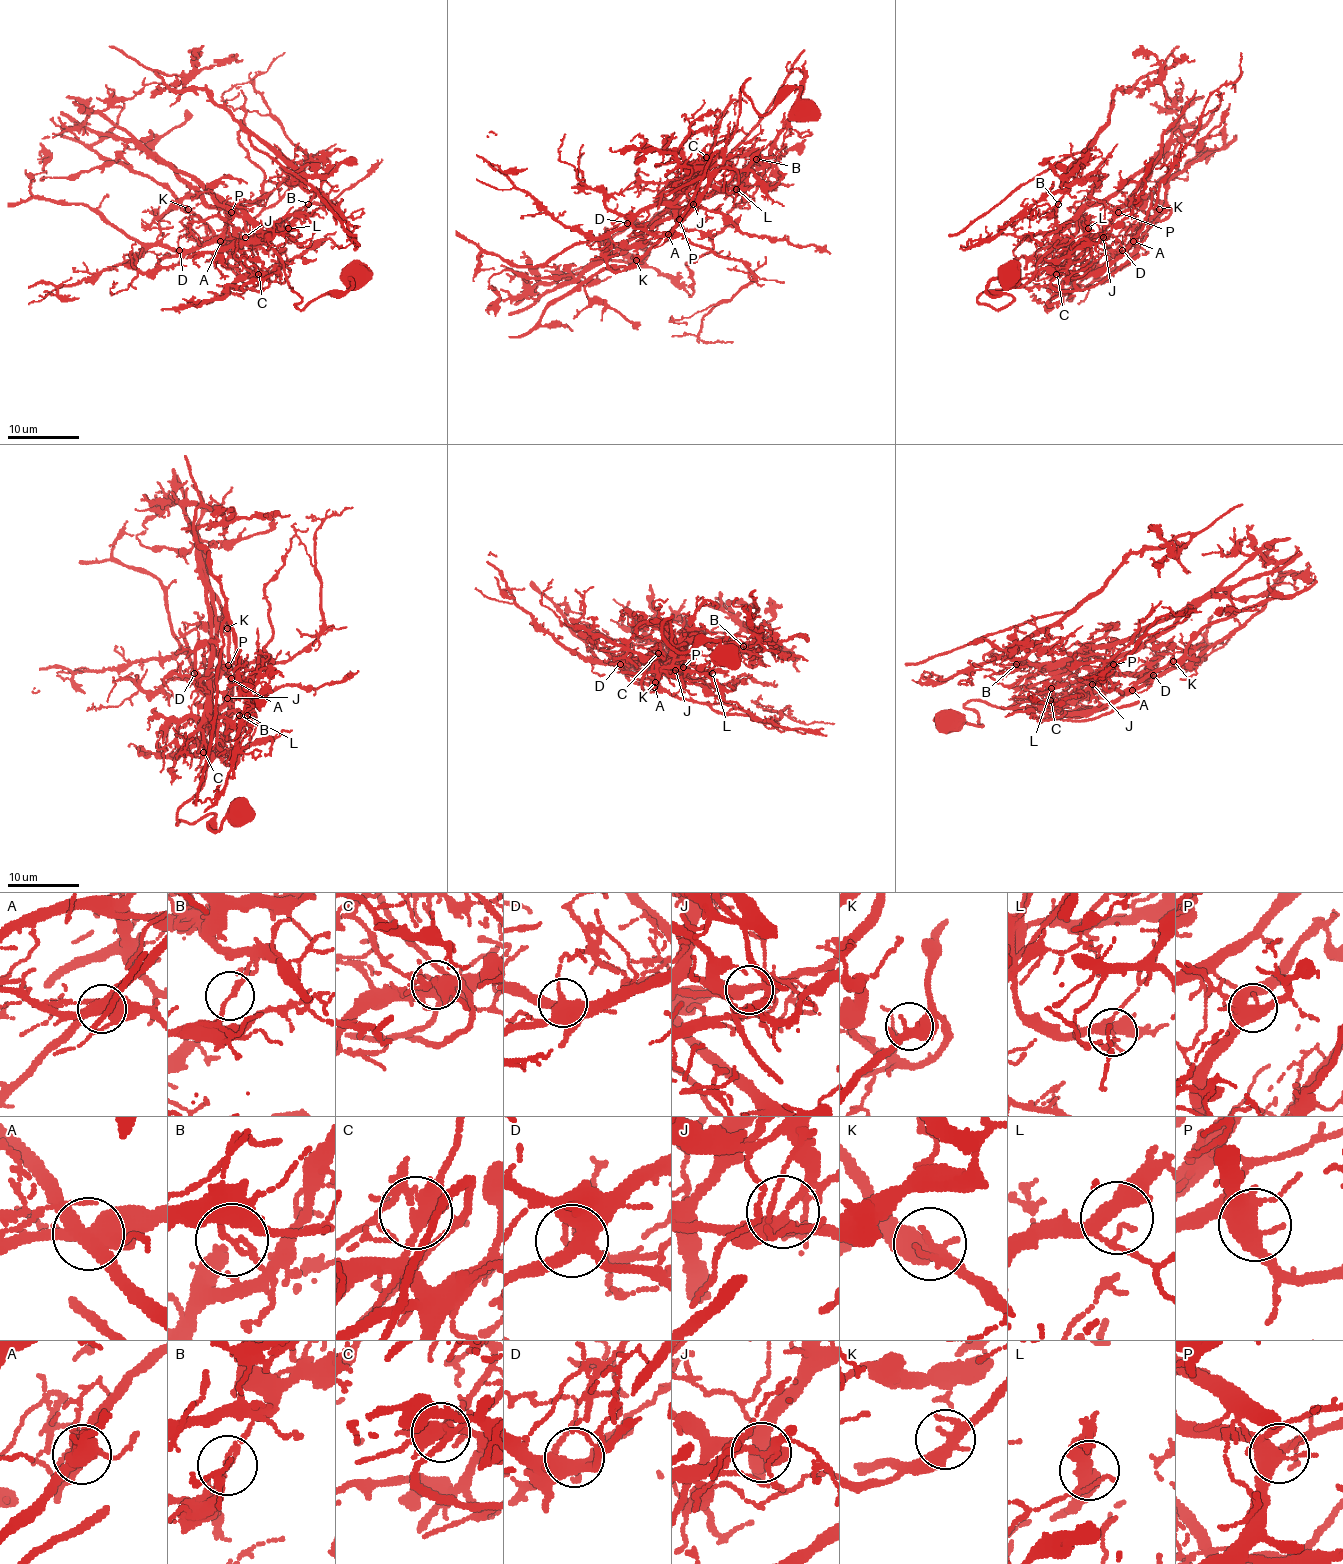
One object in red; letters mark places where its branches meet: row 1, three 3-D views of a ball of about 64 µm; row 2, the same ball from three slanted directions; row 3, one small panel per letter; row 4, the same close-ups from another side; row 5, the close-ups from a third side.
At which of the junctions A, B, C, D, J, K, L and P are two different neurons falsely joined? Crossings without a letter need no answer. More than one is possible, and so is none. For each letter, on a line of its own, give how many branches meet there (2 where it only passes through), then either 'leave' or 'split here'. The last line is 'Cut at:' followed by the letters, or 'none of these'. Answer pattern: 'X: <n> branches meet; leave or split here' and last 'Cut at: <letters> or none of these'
A: 7 branches meet; split here
B: 2 branches meet; split here
C: 6 branches meet; split here
D: 4 branches meet; leave
J: 3 branches meet; split here
K: 3 branches meet; leave
L: 3 branches meet; leave
P: 5 branches meet; leave
Cut at: A, B, C, J

